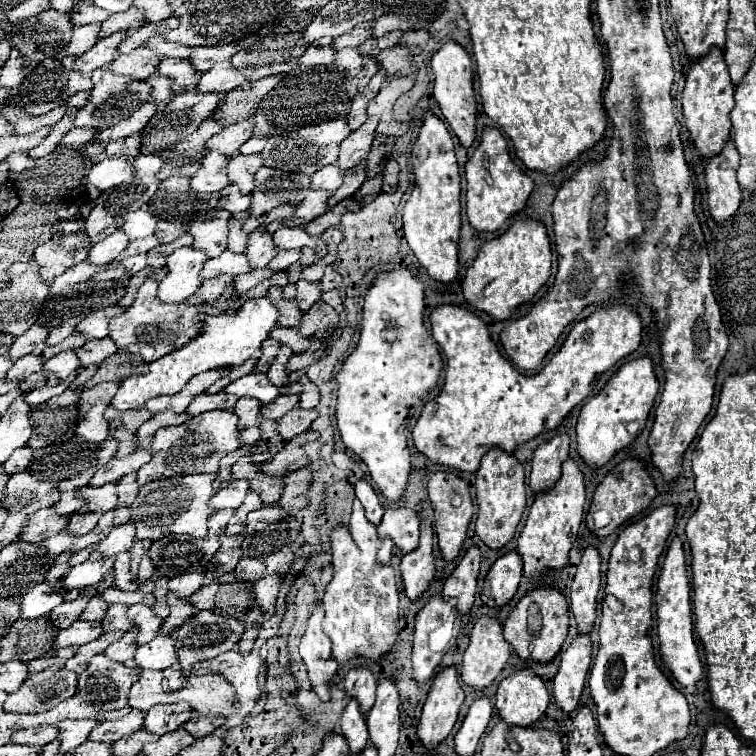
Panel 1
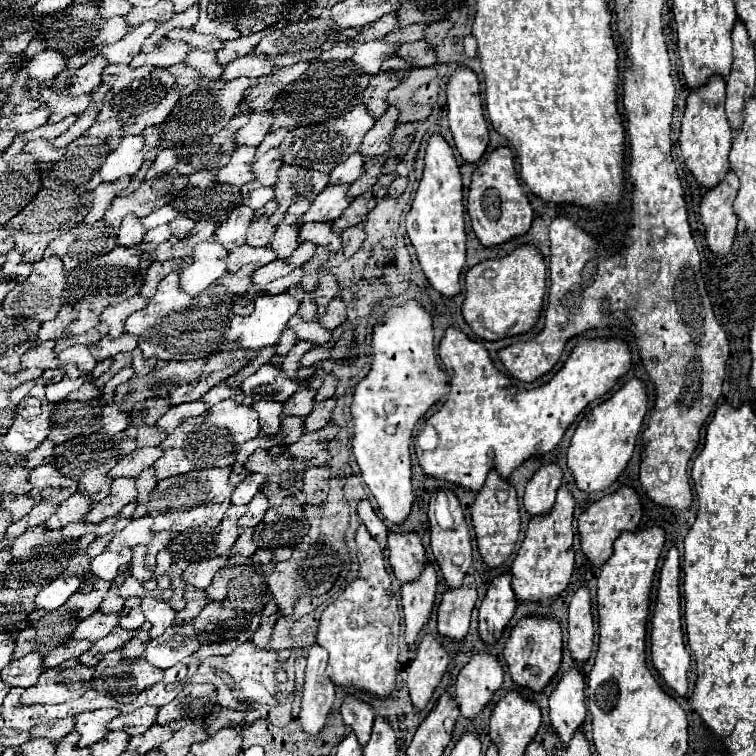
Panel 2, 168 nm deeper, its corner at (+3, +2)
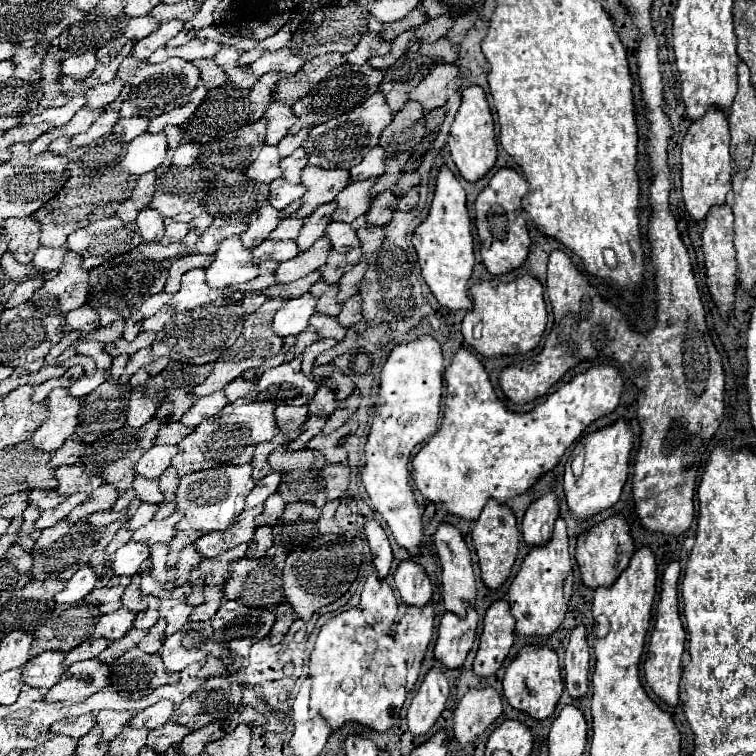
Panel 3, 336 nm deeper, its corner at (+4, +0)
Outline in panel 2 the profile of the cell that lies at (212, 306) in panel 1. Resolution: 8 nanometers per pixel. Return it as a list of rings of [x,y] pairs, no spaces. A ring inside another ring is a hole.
[[[246,265],[242,269],[238,269],[236,272],[227,273],[220,279],[221,285],[227,290],[230,289],[233,293],[243,295],[250,289],[250,275],[256,267],[254,265]]]

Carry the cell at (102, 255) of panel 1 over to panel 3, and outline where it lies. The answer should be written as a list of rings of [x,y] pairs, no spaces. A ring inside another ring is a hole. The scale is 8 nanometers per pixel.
[[[145,209],[139,217],[137,217],[137,227],[139,233],[143,235],[143,241],[161,241],[163,233],[165,233],[165,225],[169,223],[159,211],[155,209]]]

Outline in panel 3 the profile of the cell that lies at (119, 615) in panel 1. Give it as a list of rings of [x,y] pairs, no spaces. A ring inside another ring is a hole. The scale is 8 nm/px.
[[[145,597],[145,601],[149,603],[149,607],[145,611],[137,613],[137,619],[133,623],[133,627],[137,627],[137,629],[149,629],[159,621],[159,599]]]

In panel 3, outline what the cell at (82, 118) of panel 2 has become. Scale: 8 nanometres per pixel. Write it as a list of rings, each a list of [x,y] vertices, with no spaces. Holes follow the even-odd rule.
[[[117,99],[113,105],[109,105],[107,111],[105,111],[105,113],[103,113],[103,115],[89,127],[89,131],[85,131],[83,135],[75,135],[75,137],[71,137],[71,141],[73,141],[75,145],[87,145],[87,143],[93,143],[95,139],[107,135],[107,133],[113,129],[113,125],[117,123],[117,119],[119,119],[121,101],[123,101],[123,99]]]

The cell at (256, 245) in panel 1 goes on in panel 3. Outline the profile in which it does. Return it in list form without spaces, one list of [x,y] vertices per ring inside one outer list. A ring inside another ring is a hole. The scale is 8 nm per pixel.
[[[325,203],[323,207],[315,209],[315,213],[307,219],[307,223],[303,225],[303,229],[301,229],[299,237],[297,237],[297,243],[299,243],[301,251],[309,249],[317,239],[323,237],[327,225],[331,223],[331,215],[333,215],[335,209],[337,209],[335,203]]]

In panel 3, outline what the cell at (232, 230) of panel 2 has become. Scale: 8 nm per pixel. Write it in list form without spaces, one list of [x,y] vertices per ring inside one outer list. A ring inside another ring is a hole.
[[[273,205],[261,207],[257,213],[251,215],[247,231],[241,233],[243,245],[245,245],[247,249],[253,249],[253,247],[257,247],[259,243],[263,243],[265,239],[269,239],[269,233],[277,227],[279,219],[283,219],[283,215],[281,215],[279,209],[275,209]]]

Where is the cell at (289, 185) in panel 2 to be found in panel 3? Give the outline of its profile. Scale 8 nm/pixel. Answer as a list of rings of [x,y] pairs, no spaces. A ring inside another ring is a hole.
[[[305,167],[301,175],[301,183],[307,187],[307,193],[303,195],[303,207],[299,209],[299,217],[311,215],[319,205],[335,201],[337,193],[343,191],[351,181],[349,169],[345,171],[331,171],[323,167]]]

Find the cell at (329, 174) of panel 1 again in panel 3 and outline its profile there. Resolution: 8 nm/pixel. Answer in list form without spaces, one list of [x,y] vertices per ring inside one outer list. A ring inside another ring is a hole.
[[[373,147],[363,163],[359,163],[357,167],[351,169],[351,181],[361,181],[361,179],[369,179],[369,177],[381,177],[385,171],[385,159],[387,153],[383,147]]]

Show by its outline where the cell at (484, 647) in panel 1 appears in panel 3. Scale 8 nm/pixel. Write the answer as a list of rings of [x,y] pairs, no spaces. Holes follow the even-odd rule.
[[[469,689],[453,713],[453,735],[461,749],[485,733],[503,713],[495,689]]]

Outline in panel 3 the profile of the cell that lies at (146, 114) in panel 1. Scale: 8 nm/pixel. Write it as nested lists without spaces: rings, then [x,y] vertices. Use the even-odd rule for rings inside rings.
[[[197,89],[195,93],[191,93],[191,99],[187,99],[187,103],[175,107],[175,111],[169,111],[167,115],[161,115],[157,119],[153,119],[153,121],[149,123],[147,131],[154,134],[162,132],[164,129],[162,127],[166,125],[182,125],[186,120],[193,117],[193,113],[199,109],[199,105],[201,105],[203,99],[207,97],[207,93],[209,93],[209,89]]]

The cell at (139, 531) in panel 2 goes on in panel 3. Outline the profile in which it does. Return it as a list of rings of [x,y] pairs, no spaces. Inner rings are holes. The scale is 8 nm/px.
[[[173,513],[161,521],[149,521],[147,525],[135,529],[133,541],[141,543],[169,543],[175,537],[175,525],[183,519],[183,513]]]

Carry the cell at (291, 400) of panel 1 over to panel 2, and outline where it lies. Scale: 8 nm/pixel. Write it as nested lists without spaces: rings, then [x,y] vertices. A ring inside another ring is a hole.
[[[300,389],[296,391],[290,399],[286,399],[282,403],[282,411],[284,415],[298,415],[298,417],[306,417],[312,411],[314,405],[314,391],[312,389]]]

